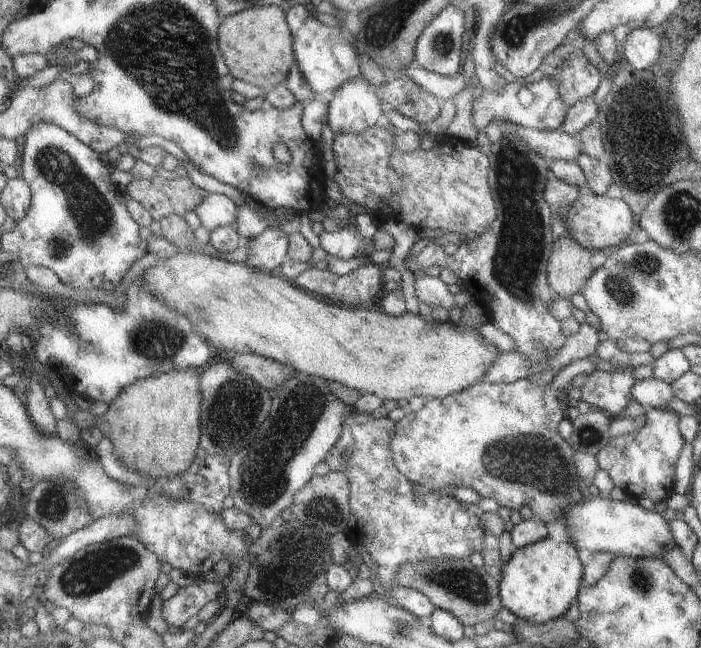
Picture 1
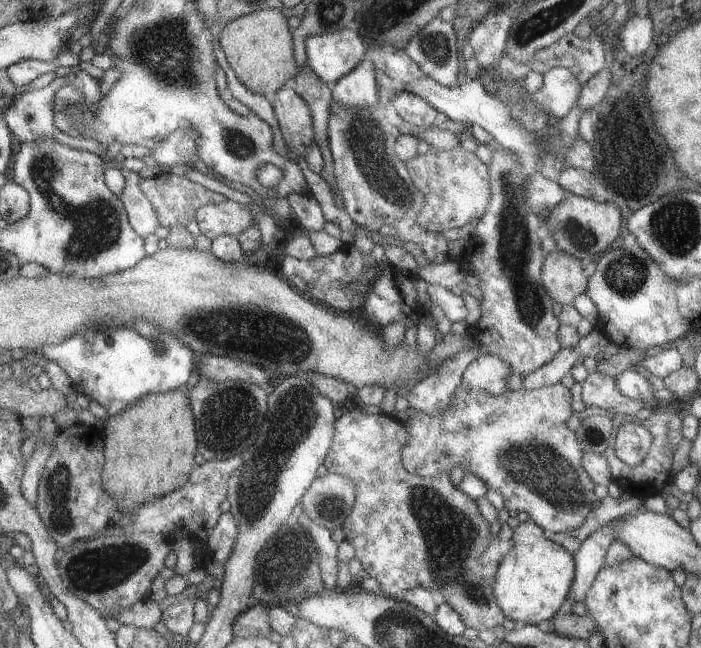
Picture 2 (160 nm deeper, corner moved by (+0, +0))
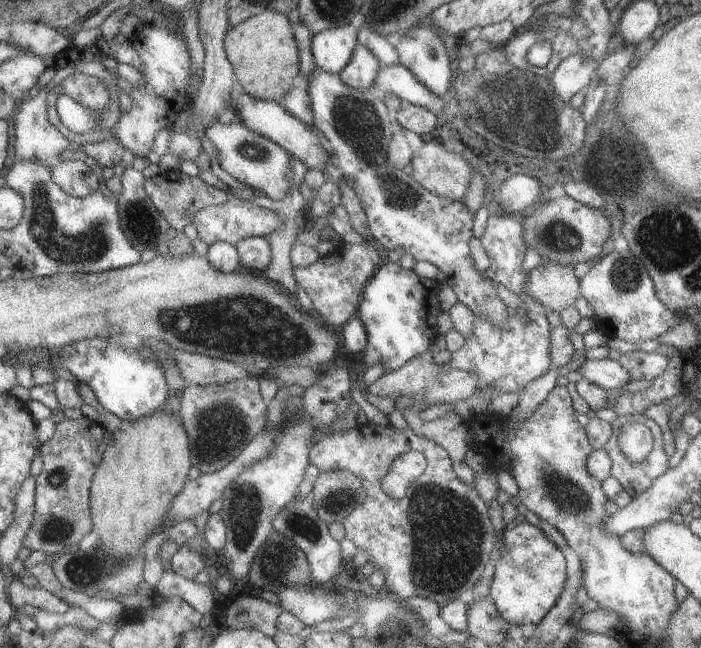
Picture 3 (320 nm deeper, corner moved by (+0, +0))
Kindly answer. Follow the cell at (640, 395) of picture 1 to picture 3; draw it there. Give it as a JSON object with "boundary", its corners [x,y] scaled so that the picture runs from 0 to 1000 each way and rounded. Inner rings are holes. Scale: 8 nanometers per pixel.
{"boundary":[[[867,551],[839,556],[827,562],[825,573],[830,583],[849,596],[869,600],[886,599],[897,590],[892,569],[880,559]]]}

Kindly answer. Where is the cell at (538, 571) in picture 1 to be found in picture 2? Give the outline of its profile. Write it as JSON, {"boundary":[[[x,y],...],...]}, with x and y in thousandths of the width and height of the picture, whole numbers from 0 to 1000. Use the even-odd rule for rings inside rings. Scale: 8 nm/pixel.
{"boundary":[[[760,804],[742,806],[730,816],[730,844],[710,867],[705,883],[703,920],[720,952],[750,965],[785,957],[802,938],[815,901],[819,864],[803,844],[776,827]]]}

